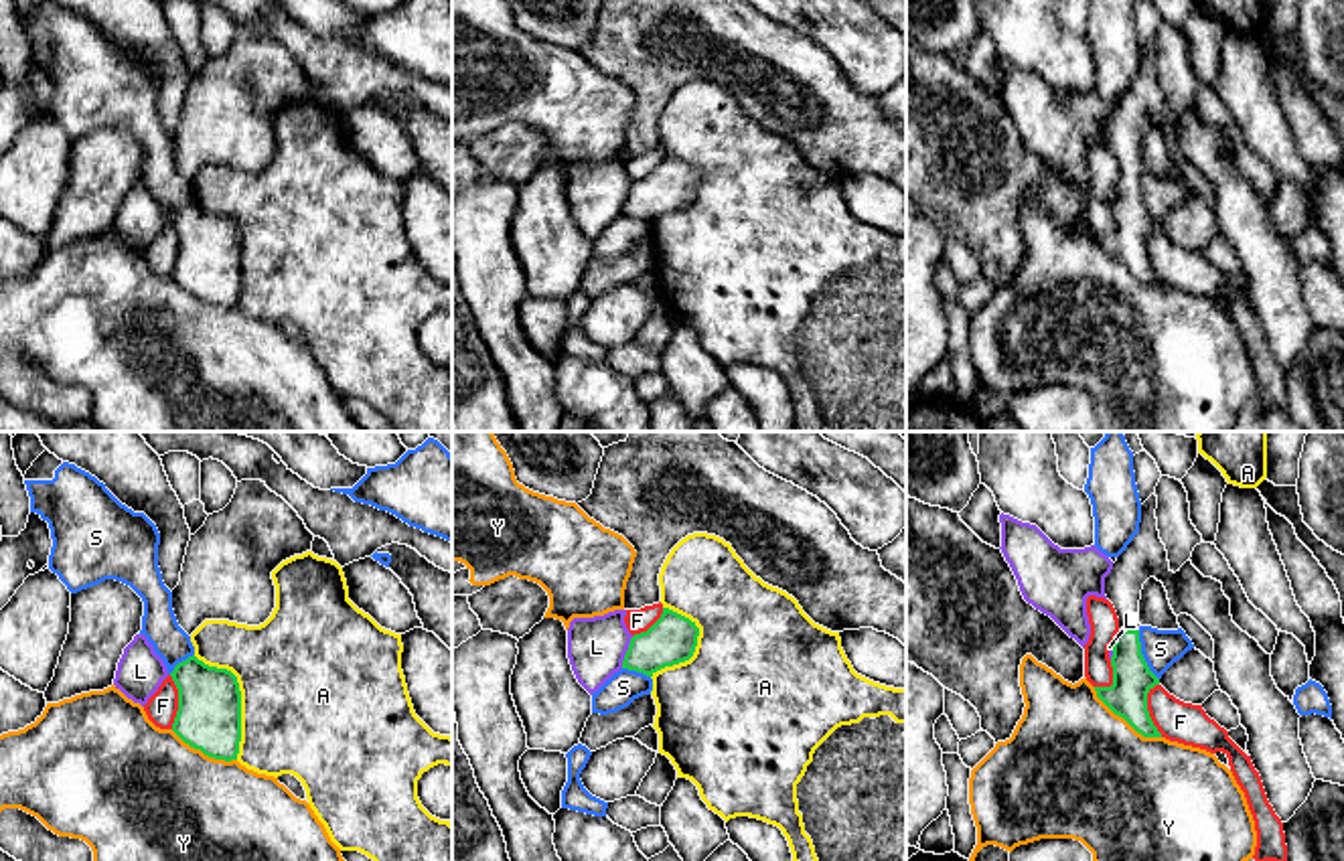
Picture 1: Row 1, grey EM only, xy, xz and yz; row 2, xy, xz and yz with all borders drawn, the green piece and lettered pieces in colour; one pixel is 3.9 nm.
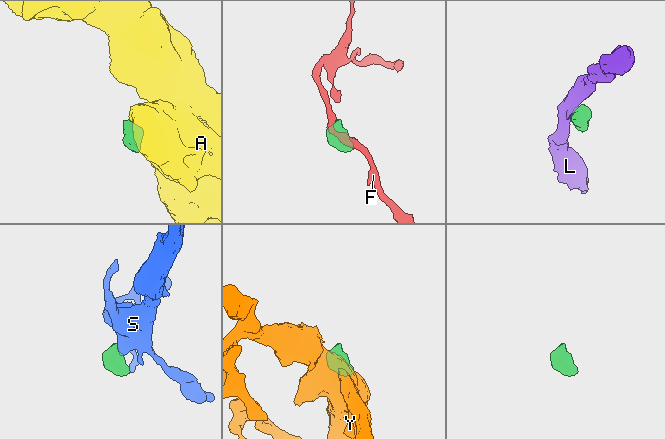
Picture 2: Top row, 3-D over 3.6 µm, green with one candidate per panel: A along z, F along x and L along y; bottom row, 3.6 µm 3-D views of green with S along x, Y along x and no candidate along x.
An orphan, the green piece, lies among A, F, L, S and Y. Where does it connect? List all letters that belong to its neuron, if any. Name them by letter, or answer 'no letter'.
no letter

